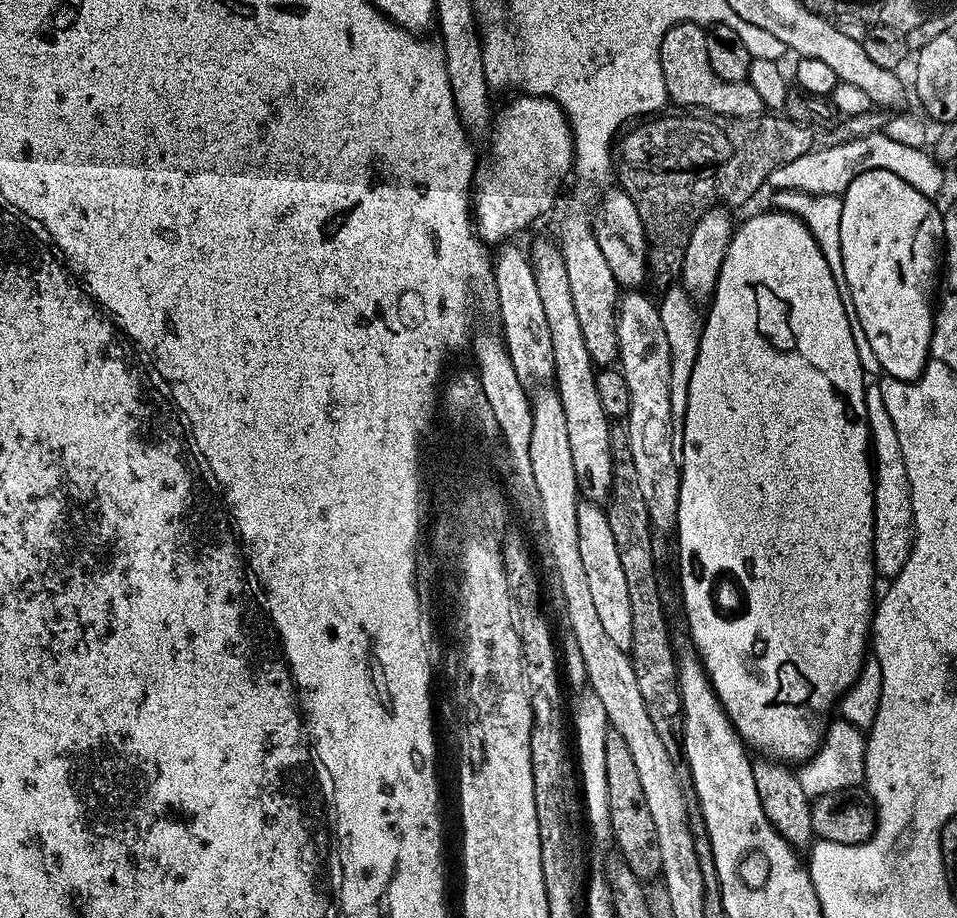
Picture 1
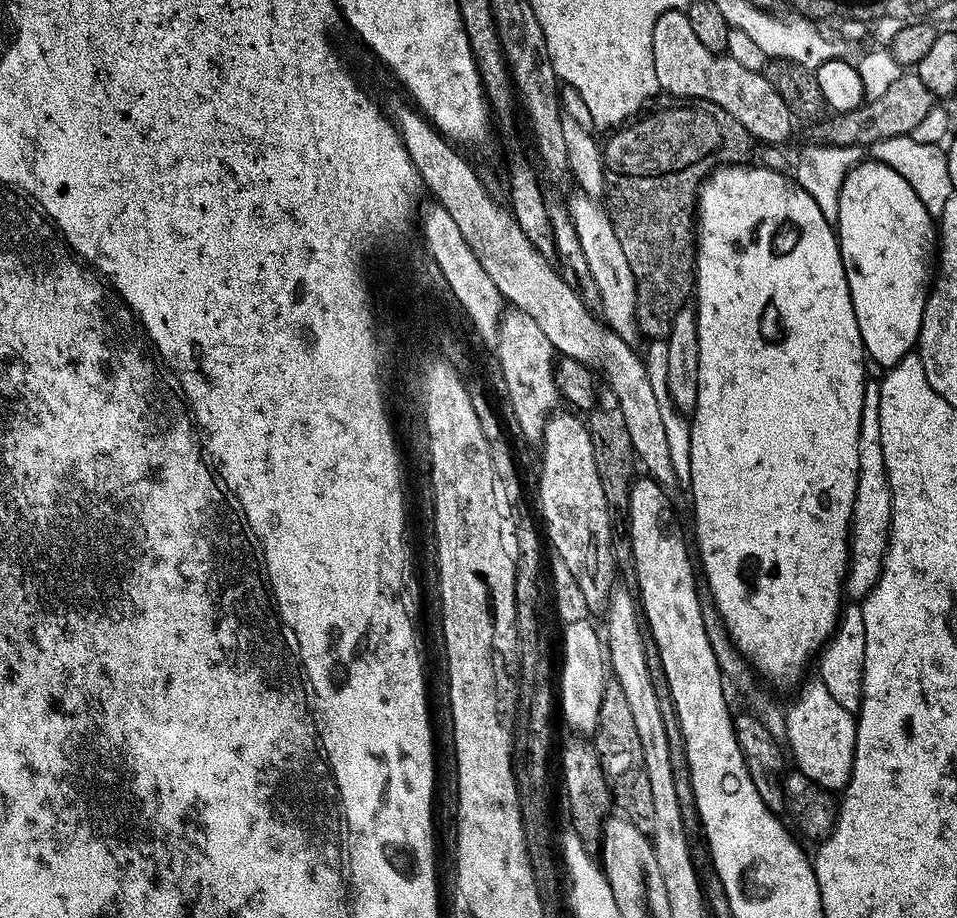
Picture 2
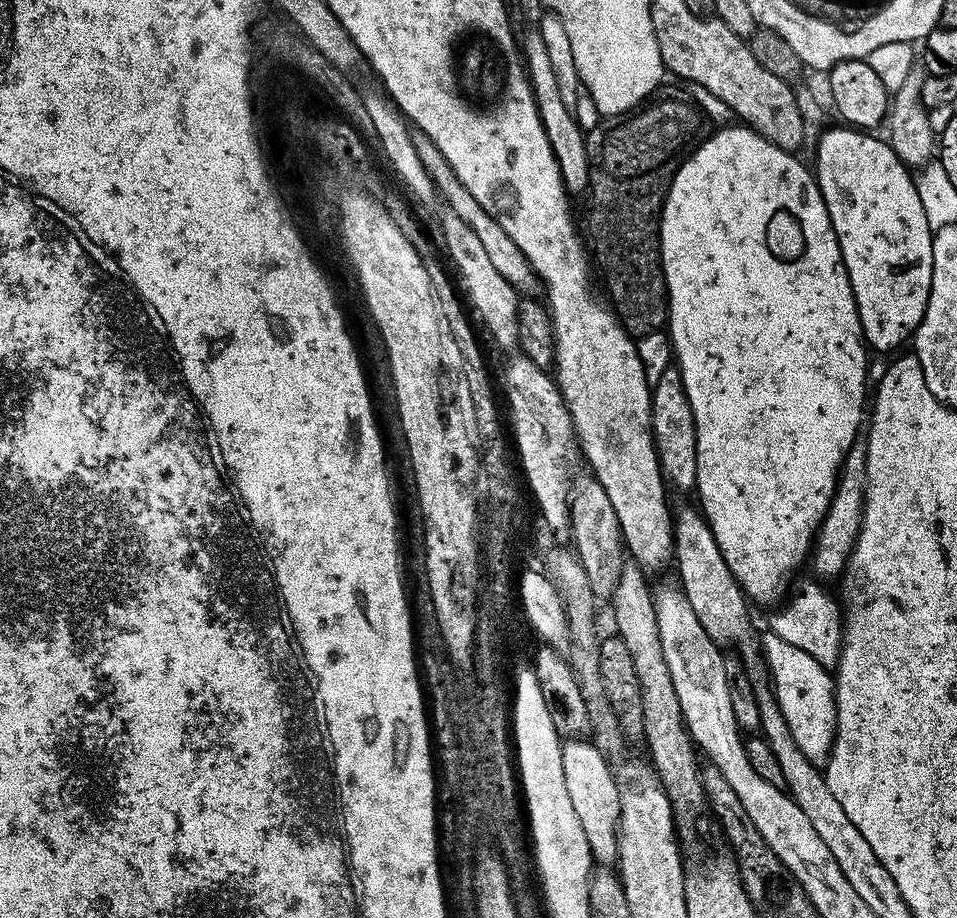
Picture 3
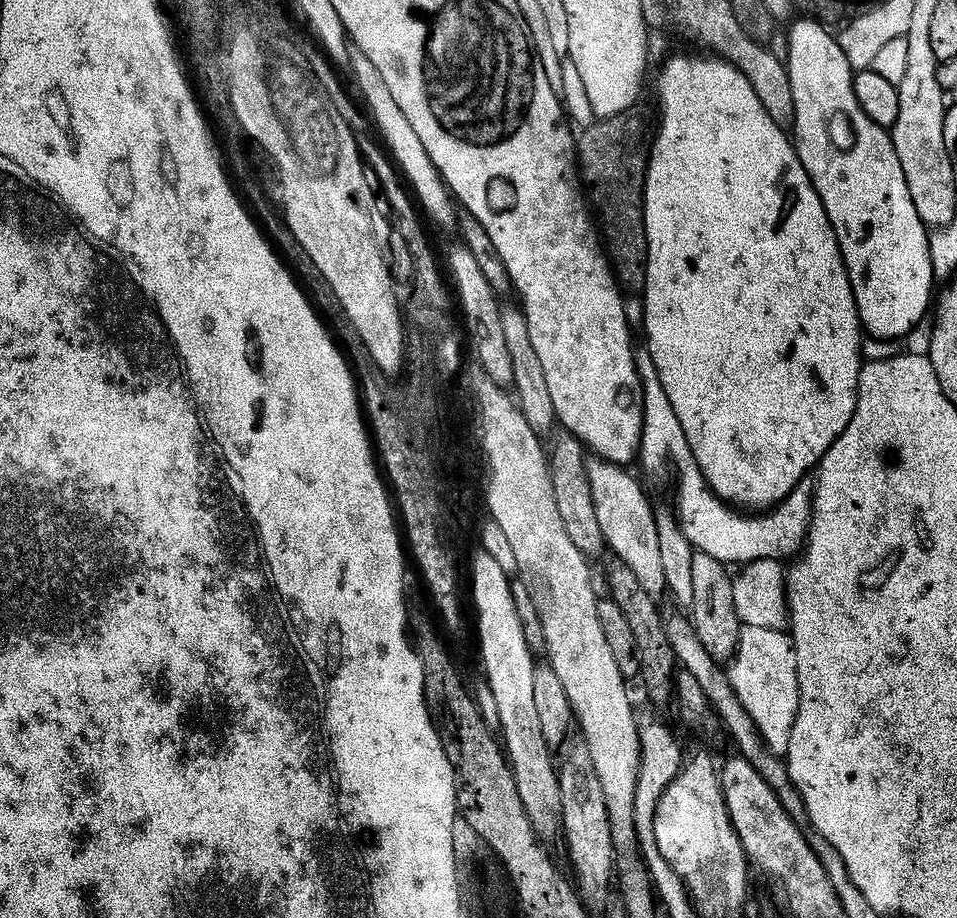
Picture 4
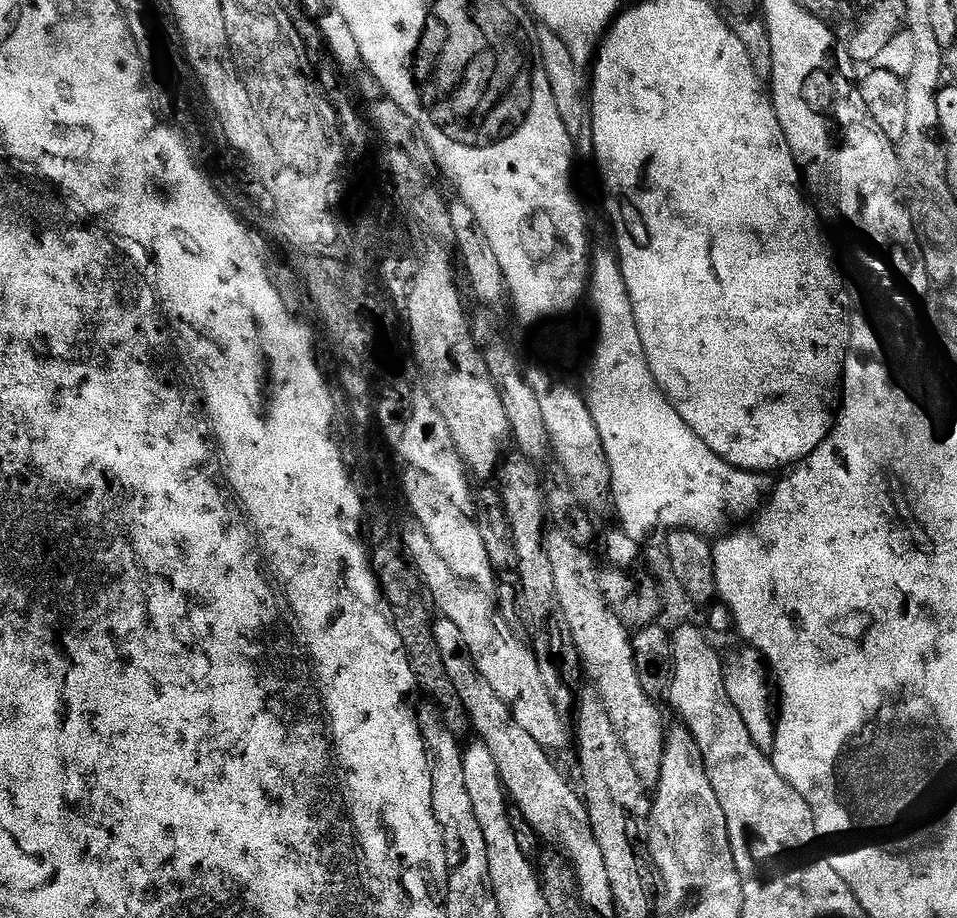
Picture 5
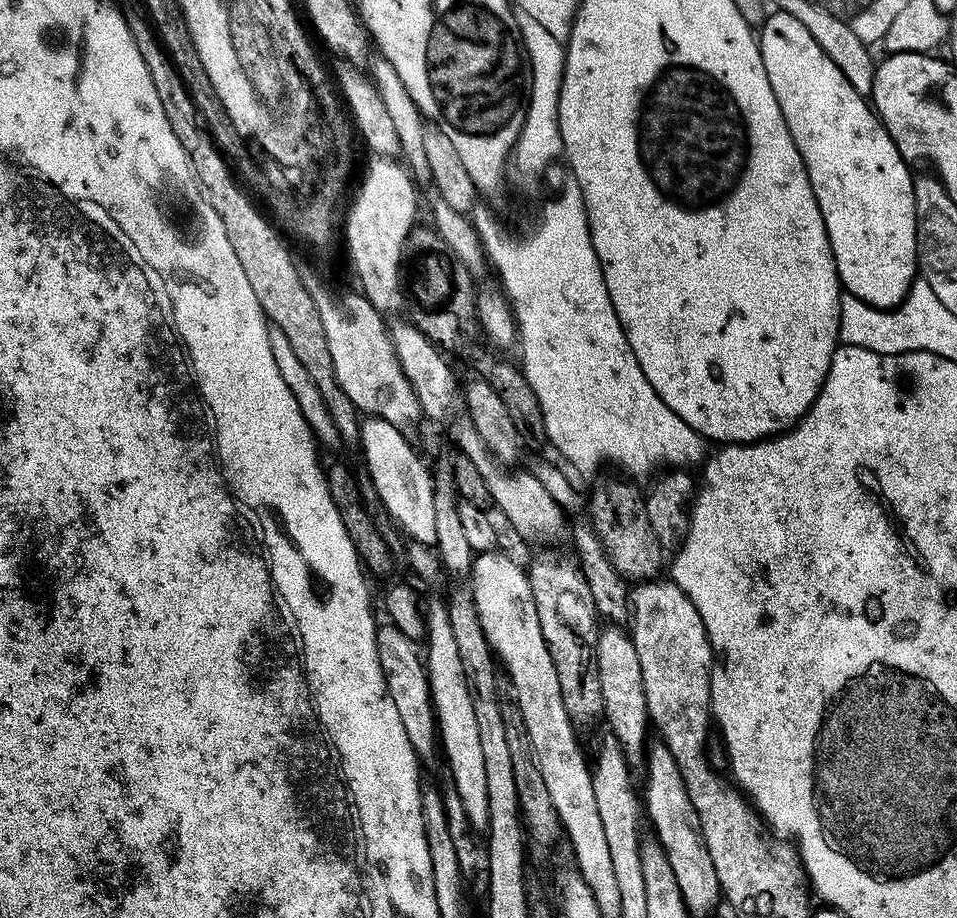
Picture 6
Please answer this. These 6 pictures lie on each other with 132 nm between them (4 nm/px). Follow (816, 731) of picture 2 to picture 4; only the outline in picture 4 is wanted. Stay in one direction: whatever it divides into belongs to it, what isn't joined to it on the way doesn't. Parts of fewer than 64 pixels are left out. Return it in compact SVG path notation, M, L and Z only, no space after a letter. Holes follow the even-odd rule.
M743 625L727 675L734 694L753 719L765 746L772 753L787 753L800 697L796 651L792 648L791 635L784 630Z

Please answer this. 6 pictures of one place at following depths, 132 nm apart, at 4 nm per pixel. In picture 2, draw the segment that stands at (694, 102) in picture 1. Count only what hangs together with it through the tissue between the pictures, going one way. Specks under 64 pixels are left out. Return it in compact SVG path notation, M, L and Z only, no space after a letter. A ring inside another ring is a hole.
M687 11L667 12L654 22L652 49L654 74L658 74L661 93L669 92L672 98L705 100L714 102L714 106L722 106L726 114L734 114L734 118L746 126L753 141L764 146L783 145L783 140L791 134L794 117L786 102L782 102L782 94L770 86L763 72L746 70L746 66L734 62L732 56L706 50L690 26Z

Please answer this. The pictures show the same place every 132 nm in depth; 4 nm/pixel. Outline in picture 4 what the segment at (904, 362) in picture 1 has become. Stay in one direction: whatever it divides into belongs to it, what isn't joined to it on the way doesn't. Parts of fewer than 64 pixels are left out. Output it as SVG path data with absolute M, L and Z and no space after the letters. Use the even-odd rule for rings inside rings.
M799 19L787 29L789 54L786 67L790 94L794 94L790 139L818 198L822 198L826 218L830 218L830 226L838 238L863 331L877 340L896 340L923 318L933 299L934 277L928 249L930 232L922 218L918 218L918 210L914 210L910 190L906 190L906 174L902 174L902 162L898 162L891 135L866 115L854 94L854 70L839 39L833 33L831 36L828 33L831 31L819 20Z

